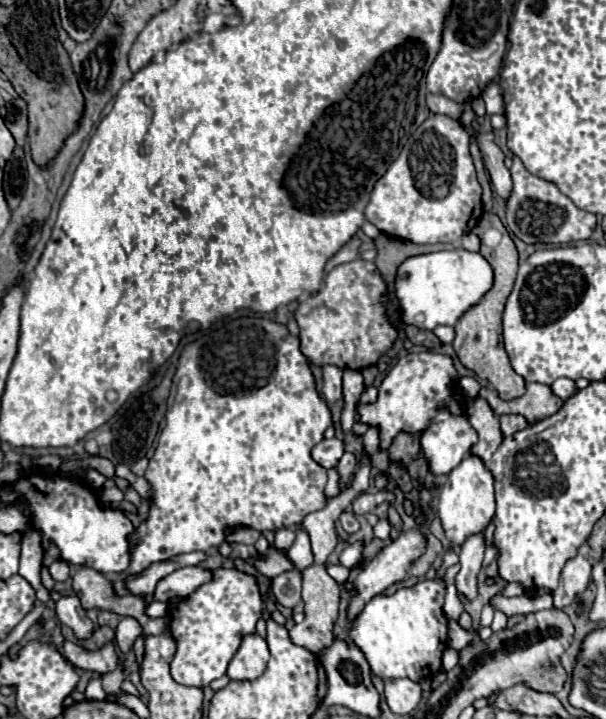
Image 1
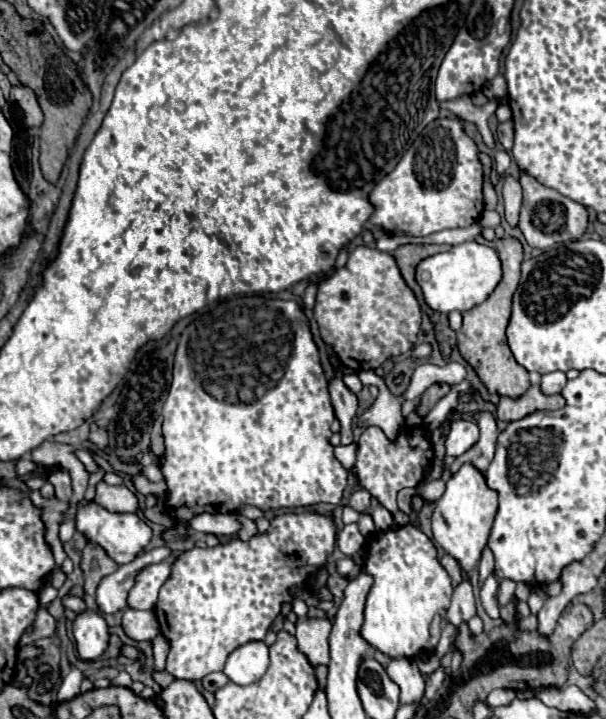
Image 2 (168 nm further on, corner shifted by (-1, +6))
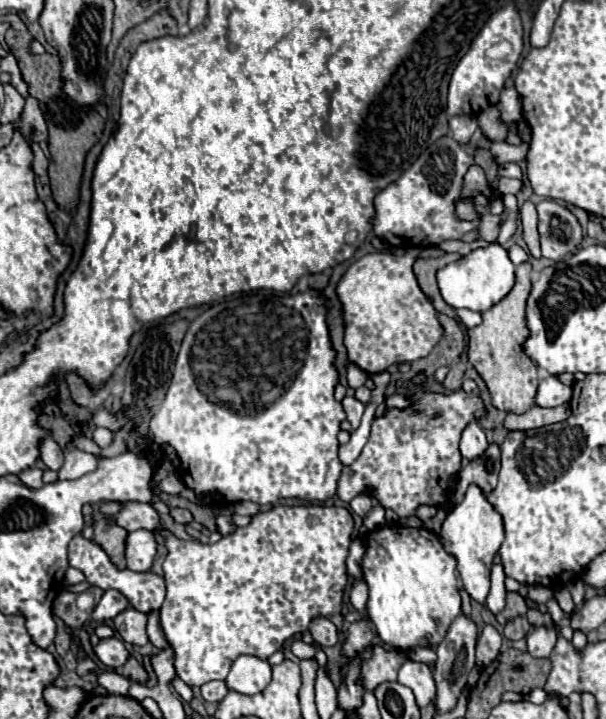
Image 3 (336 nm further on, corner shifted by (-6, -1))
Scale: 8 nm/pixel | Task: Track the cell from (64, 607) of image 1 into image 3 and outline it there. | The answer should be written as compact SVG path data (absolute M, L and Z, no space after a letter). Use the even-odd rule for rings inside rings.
M116 636L114 638L106 638L106 640L100 640L100 644L94 648L96 656L100 658L100 662L108 668L122 668L128 660L128 650L124 646L122 640L118 640Z

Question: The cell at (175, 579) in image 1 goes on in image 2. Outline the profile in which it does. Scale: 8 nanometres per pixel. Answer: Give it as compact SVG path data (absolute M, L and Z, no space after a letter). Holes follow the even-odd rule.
M157 563L145 567L135 581L135 587L129 593L129 607L133 609L153 609L161 585L169 579L171 563Z

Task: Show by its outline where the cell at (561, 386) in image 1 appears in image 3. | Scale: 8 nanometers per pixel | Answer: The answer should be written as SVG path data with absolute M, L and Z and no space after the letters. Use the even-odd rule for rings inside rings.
M548 376L540 380L538 394L536 394L536 404L542 408L554 408L560 404L566 404L572 396L572 388L564 386L556 376Z

